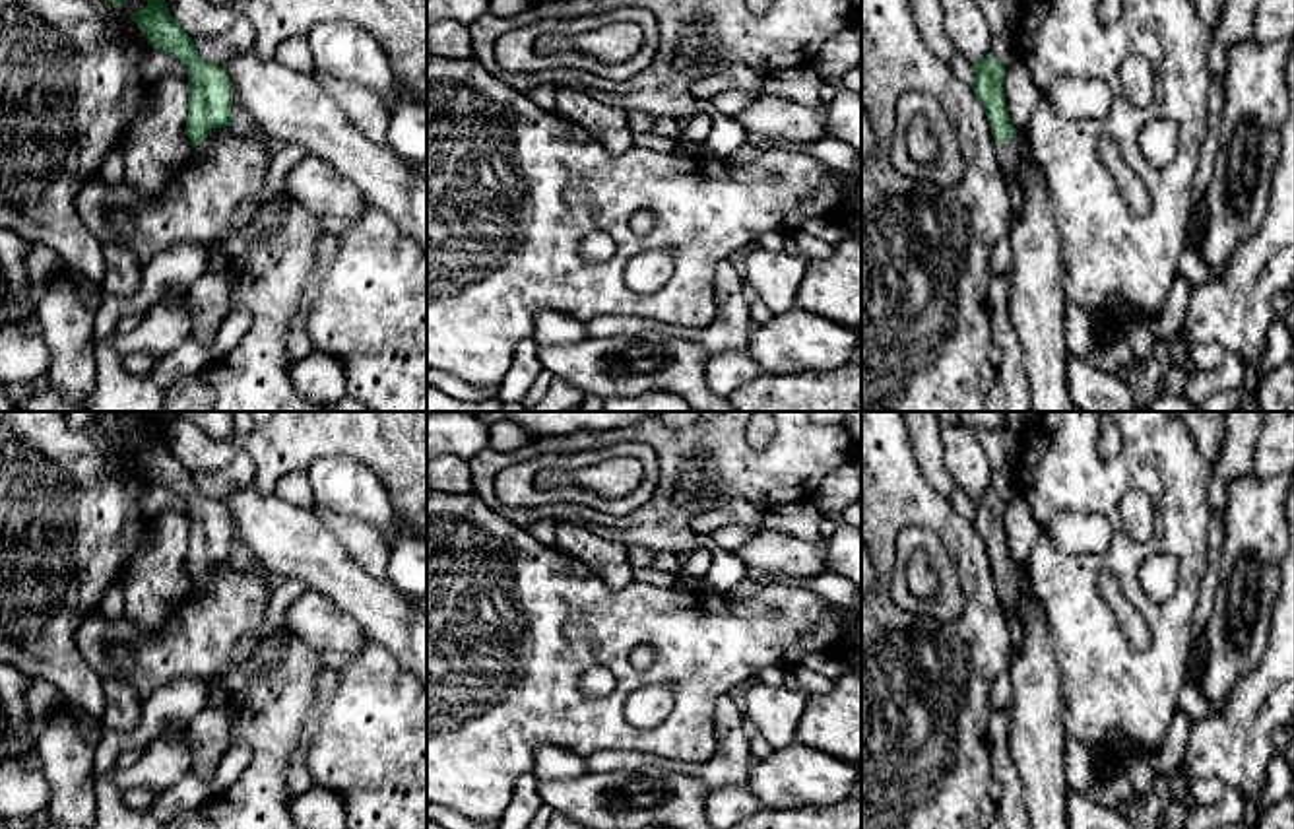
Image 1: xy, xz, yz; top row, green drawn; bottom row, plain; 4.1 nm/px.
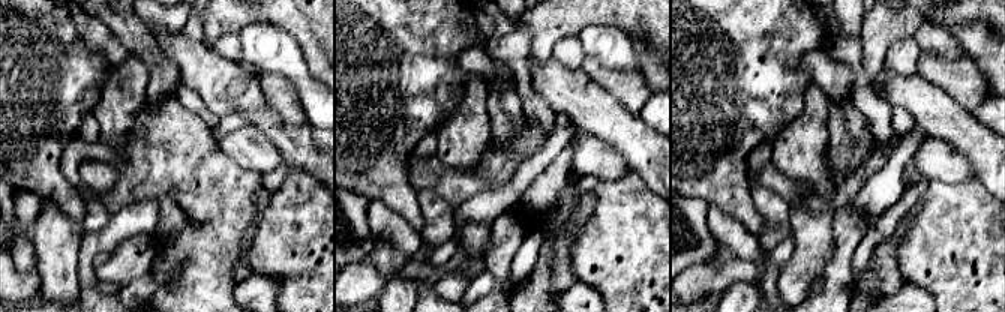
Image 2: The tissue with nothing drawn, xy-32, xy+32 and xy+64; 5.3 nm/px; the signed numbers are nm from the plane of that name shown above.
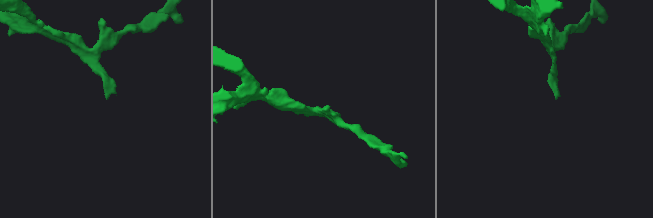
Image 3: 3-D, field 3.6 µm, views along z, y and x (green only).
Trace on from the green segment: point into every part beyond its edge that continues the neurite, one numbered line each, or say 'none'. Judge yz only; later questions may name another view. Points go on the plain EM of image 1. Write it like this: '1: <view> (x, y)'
1: yz (1007, 589)

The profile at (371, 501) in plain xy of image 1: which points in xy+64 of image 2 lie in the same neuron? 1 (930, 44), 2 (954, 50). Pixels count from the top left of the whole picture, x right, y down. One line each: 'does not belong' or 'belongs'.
1: belongs
2: belongs

